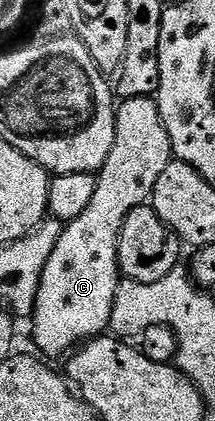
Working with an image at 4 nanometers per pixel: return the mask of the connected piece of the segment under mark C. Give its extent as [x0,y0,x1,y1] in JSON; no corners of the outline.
[32,97,172,358]

